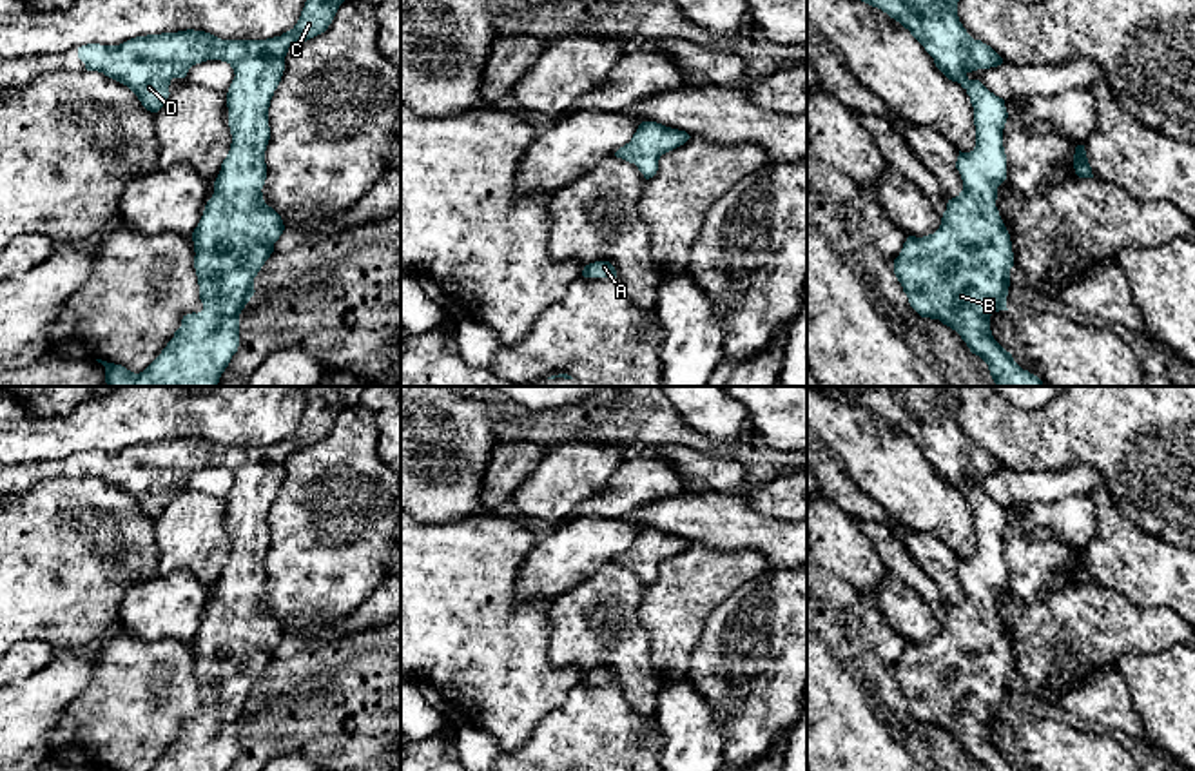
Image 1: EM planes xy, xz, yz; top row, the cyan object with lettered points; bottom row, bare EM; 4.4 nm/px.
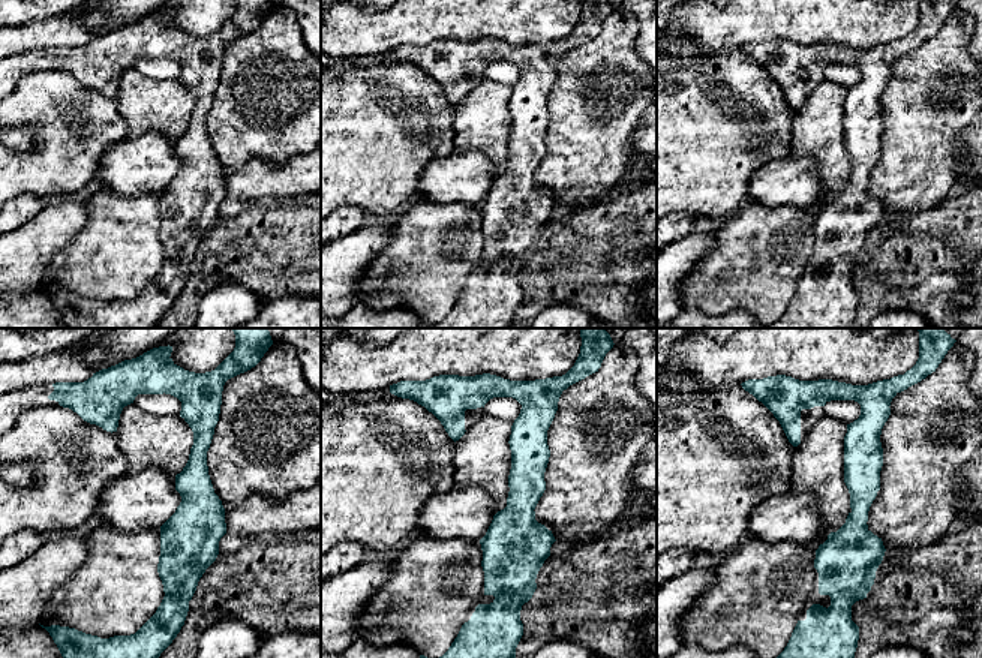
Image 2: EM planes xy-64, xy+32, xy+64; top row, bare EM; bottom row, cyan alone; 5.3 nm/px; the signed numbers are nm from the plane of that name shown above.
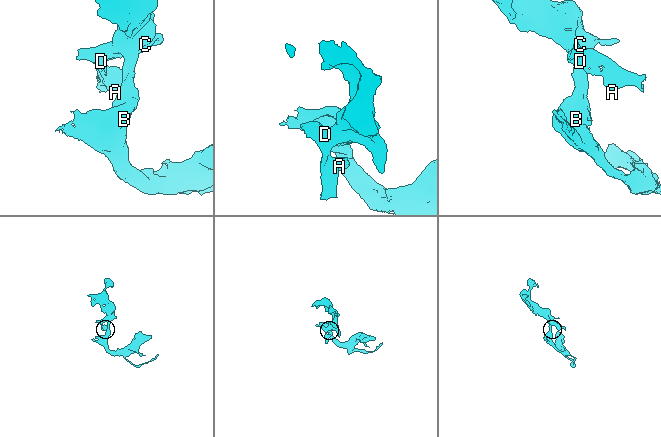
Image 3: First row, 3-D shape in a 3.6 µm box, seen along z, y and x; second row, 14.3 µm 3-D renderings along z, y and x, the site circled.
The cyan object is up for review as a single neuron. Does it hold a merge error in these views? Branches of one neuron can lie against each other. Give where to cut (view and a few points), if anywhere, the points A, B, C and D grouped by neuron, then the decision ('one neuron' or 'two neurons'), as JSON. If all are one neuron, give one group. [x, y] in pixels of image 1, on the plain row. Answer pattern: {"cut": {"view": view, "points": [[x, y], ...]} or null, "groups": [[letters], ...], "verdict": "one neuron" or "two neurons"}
{"cut": null, "groups": [["A", "B", "C", "D"]], "verdict": "one neuron"}

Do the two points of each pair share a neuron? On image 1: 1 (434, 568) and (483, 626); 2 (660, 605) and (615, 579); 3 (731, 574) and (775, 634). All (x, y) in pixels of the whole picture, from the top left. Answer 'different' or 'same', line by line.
1: same
2: different
3: different

